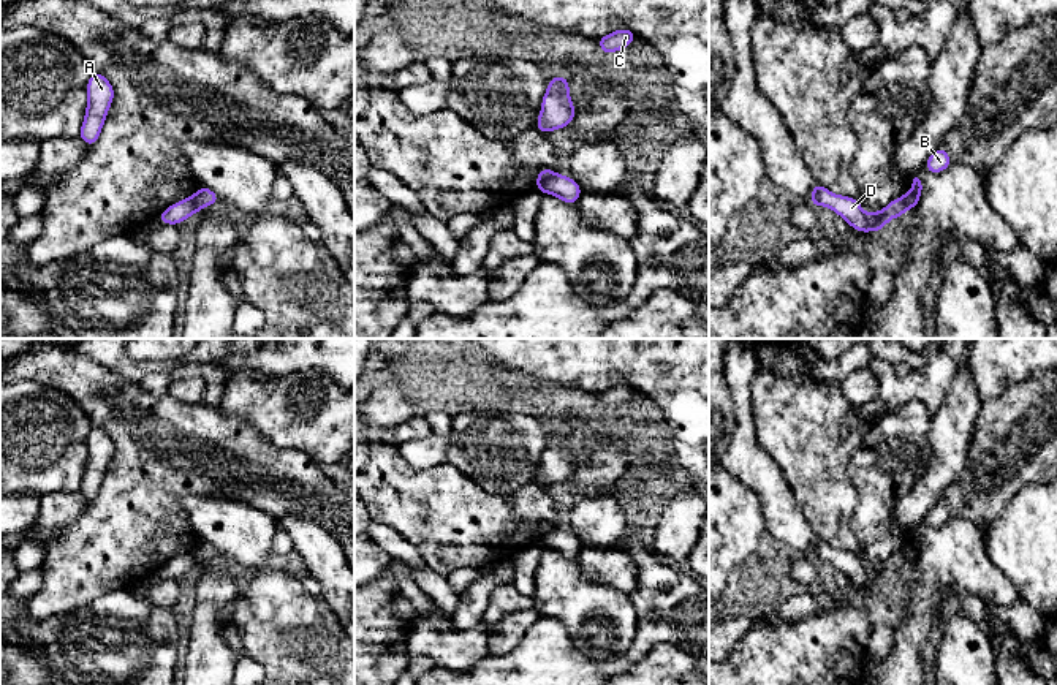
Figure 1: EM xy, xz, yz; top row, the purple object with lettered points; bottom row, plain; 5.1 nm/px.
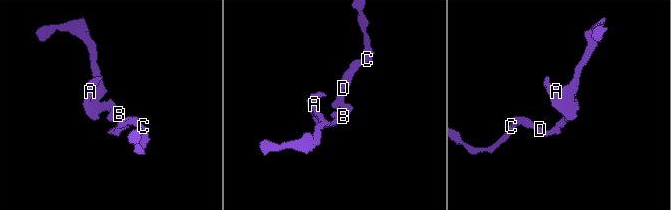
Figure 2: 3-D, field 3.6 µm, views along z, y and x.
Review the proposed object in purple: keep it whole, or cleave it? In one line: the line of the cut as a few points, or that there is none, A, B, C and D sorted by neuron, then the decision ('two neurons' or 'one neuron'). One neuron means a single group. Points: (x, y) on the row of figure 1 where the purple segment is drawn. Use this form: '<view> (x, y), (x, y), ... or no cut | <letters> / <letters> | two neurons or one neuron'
xz (554, 173), (538, 187) | A B / C D | two neurons

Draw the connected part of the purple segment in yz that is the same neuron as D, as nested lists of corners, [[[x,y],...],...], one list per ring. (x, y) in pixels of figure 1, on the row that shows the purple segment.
[[[816,182],[809,199],[812,206],[824,206],[832,209],[845,218],[851,228],[861,231],[862,234],[867,231],[883,231],[885,225],[891,218],[902,217],[908,209],[904,198],[896,198],[877,214],[866,214],[858,199],[834,195]]]

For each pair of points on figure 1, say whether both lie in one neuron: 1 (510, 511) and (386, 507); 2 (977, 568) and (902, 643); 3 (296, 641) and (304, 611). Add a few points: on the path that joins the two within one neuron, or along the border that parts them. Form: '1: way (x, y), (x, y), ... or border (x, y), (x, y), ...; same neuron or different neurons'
1: way (480, 511), (440, 511), (429, 507), (416, 507); same neuron
2: way (951, 568), (929, 590), (923, 617); same neuron
3: way (296, 633), (296, 619); same neuron

